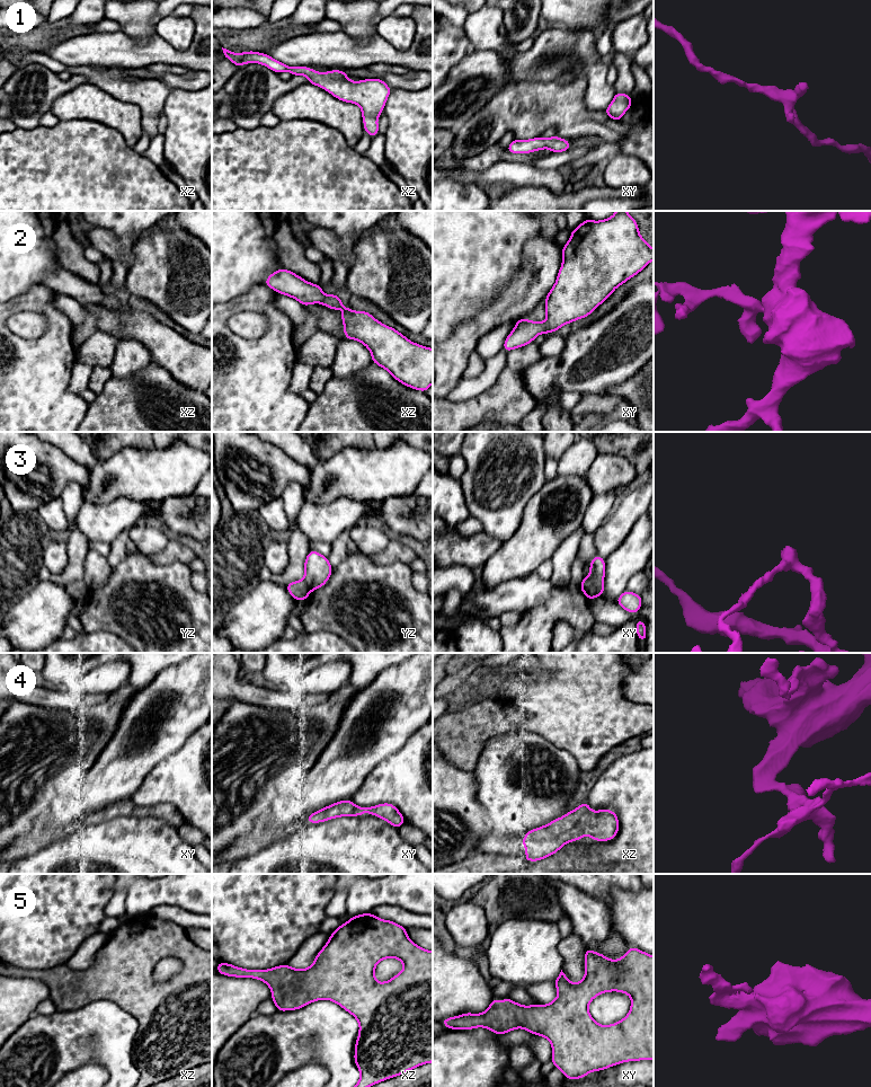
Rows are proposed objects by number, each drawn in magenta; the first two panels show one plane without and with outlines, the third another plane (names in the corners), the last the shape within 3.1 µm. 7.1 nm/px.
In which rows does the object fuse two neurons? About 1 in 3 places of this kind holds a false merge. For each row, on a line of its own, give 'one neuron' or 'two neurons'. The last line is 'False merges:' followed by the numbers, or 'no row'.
1: one neuron
2: one neuron
3: two neurons
4: one neuron
5: one neuron
False merges: 3

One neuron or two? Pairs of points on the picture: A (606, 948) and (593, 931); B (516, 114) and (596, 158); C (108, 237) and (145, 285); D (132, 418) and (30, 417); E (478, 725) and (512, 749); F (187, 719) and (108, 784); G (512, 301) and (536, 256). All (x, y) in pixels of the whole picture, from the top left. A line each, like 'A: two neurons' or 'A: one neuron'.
A: two neurons
B: two neurons
C: two neurons
D: two neurons
E: two neurons
F: one neuron
G: one neuron

